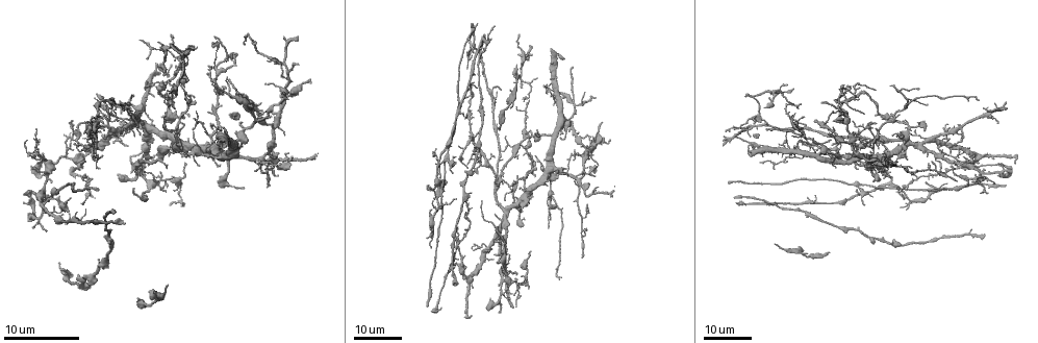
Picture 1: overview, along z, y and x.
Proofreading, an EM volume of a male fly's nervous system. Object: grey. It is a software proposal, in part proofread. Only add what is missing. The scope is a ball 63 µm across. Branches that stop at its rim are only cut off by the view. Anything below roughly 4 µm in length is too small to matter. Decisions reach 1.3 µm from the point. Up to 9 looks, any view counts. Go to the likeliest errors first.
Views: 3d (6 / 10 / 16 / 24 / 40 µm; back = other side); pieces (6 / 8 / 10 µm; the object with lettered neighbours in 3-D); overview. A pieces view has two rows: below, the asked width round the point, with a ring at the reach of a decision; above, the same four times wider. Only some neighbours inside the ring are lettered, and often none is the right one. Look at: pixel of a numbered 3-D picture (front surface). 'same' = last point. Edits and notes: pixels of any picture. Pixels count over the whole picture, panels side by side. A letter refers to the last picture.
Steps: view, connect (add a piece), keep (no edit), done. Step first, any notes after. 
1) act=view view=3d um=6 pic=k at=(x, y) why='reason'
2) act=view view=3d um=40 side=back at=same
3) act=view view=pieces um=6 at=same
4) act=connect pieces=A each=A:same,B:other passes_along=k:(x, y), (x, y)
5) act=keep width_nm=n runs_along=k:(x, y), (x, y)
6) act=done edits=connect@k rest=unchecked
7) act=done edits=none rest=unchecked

act=view view=3d um=24 pic=1 at=(499, 226) why='branch stops here'

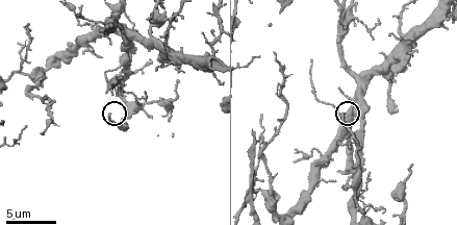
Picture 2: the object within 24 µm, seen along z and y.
act=view view=pieces um=8 pic=2 at=(341, 112)

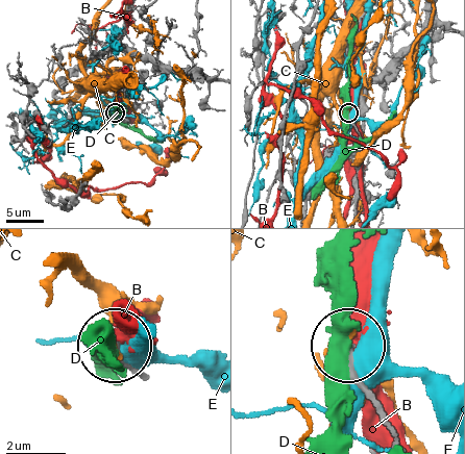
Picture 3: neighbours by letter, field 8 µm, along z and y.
act=keep each=B:other,C:other,D:other,E:other found='no lettered piece goes on from it'

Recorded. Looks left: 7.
act=view view=3d um=16 pic=1 at=(35, 139) why='an open end'

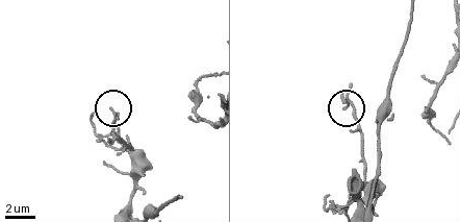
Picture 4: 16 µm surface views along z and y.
act=view view=pieces um=8 pic=4 at=(346, 107) why='what lies round it'

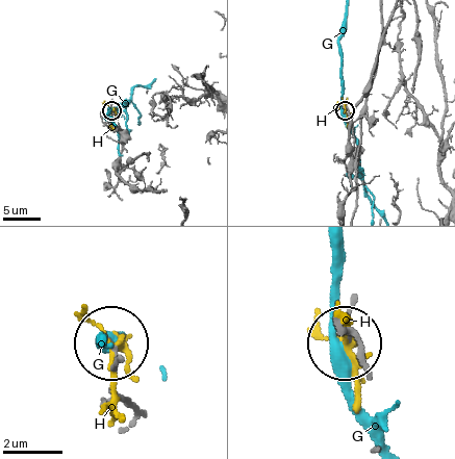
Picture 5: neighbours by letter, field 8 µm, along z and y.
act=keep each=G:other,H:other found='no lettered piece goes on from it'

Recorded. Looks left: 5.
act=view view=3d um=16 pic=1 at=(97, 94)

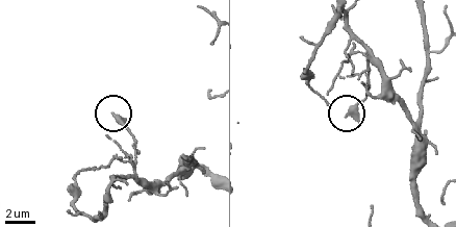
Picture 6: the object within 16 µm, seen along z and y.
act=view view=pieces um=6 pic=6 at=(349, 113) why='what lies round it'

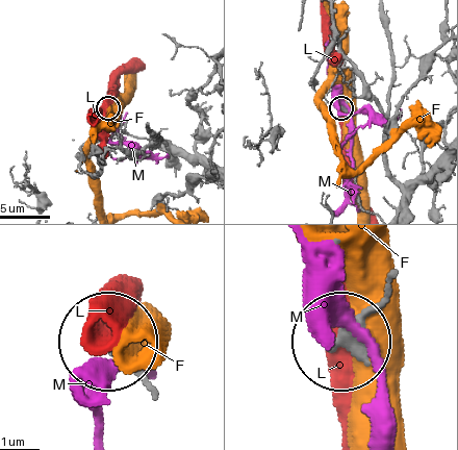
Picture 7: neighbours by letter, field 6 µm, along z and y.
act=keep each=F:other,L:other,M:other found='no lettered piece goes on from it'

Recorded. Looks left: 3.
act=view view=3d um=10 pic=2 at=(149, 115) why='free end'

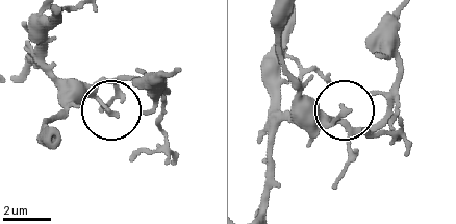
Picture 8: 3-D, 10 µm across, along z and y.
act=view view=pieces um=6 pic=8 at=(111, 114)

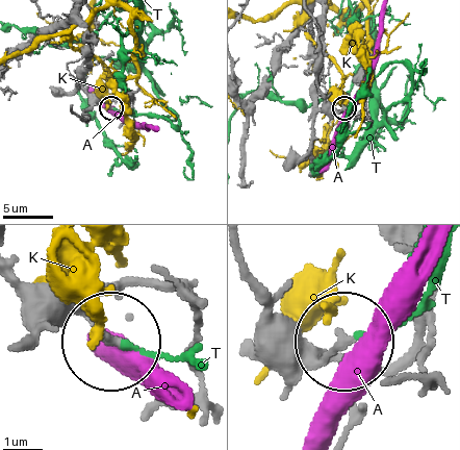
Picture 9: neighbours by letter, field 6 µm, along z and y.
act=keep each=A:other,K:other,T:other runs_along=9:(322, 8), (316, 103), (320, 107), (342, 108) found='no lettered piece goes on from it'

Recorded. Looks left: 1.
act=done edits=none rest=unchecked

